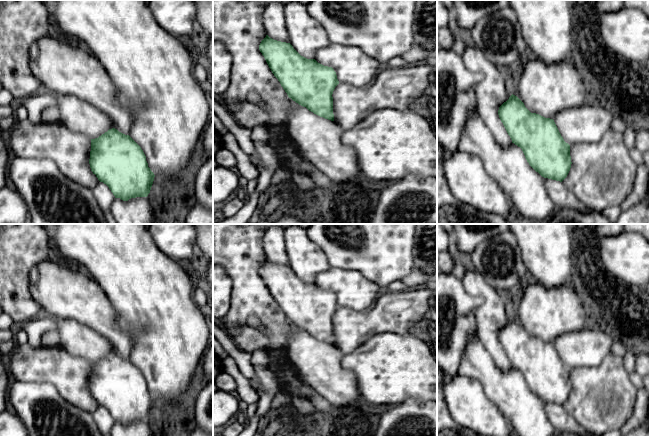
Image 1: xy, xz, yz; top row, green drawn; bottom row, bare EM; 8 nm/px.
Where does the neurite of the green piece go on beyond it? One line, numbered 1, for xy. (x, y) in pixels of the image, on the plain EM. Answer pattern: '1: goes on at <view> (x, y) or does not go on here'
1: does not go on here

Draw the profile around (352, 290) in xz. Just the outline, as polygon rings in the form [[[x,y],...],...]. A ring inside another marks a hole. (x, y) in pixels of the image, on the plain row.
[[[332,267],[319,273],[315,284],[324,290],[332,291],[339,307],[355,311],[370,309],[378,298],[380,288],[358,271]]]

